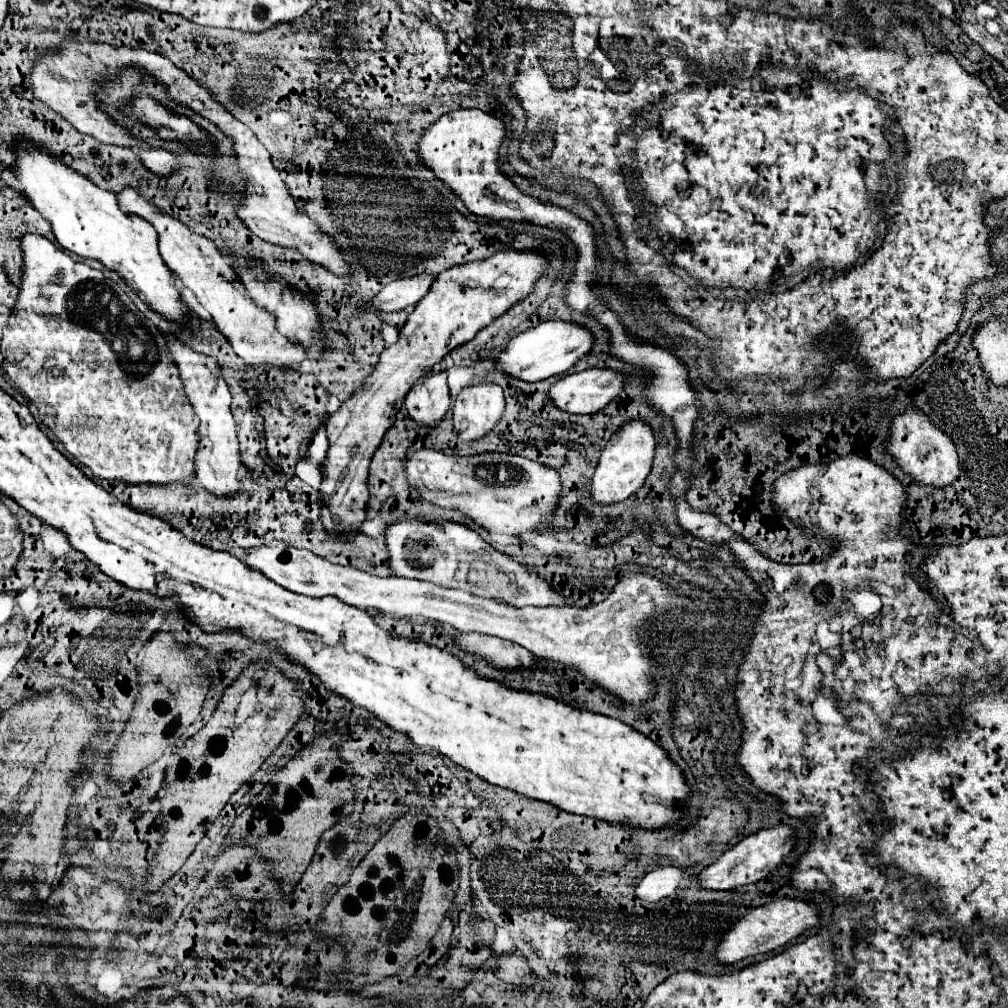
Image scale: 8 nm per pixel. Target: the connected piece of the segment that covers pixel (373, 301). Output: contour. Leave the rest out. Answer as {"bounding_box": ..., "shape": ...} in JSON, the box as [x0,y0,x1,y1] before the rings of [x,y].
{"bounding_box":[368,274,436,312],"shape":[[[416,274],[408,278],[398,278],[396,282],[388,282],[368,300],[368,306],[380,312],[396,312],[396,310],[414,310],[416,302],[426,296],[428,286],[436,280],[436,274]]]}

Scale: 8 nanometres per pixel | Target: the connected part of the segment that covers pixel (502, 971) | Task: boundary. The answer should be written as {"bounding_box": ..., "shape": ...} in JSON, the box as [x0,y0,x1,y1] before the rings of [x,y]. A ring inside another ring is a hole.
{"bounding_box":[498,952,532,990],"shape":[[[504,952],[498,964],[498,978],[502,978],[504,982],[514,984],[520,990],[526,990],[532,986],[532,970],[526,964],[524,958],[516,956],[516,954],[508,954]]]}

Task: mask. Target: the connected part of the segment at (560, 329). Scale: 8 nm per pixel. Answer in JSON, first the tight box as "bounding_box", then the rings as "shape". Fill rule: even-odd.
{"bounding_box":[496,320,596,382],"shape":[[[546,320],[536,328],[530,328],[518,336],[514,336],[506,350],[496,358],[498,370],[504,370],[520,380],[528,382],[540,382],[550,376],[560,376],[568,372],[578,360],[590,354],[594,348],[596,338],[590,332],[590,328],[574,322],[564,322],[564,320]]]}

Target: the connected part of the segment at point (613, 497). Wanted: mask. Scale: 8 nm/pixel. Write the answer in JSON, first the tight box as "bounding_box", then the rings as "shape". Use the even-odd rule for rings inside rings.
{"bounding_box":[592,420,654,504],"shape":[[[628,420],[624,422],[608,440],[606,448],[602,450],[602,456],[598,460],[598,468],[592,478],[592,500],[596,504],[616,504],[626,500],[630,494],[634,494],[646,480],[652,458],[654,458],[654,428],[646,420]]]}

